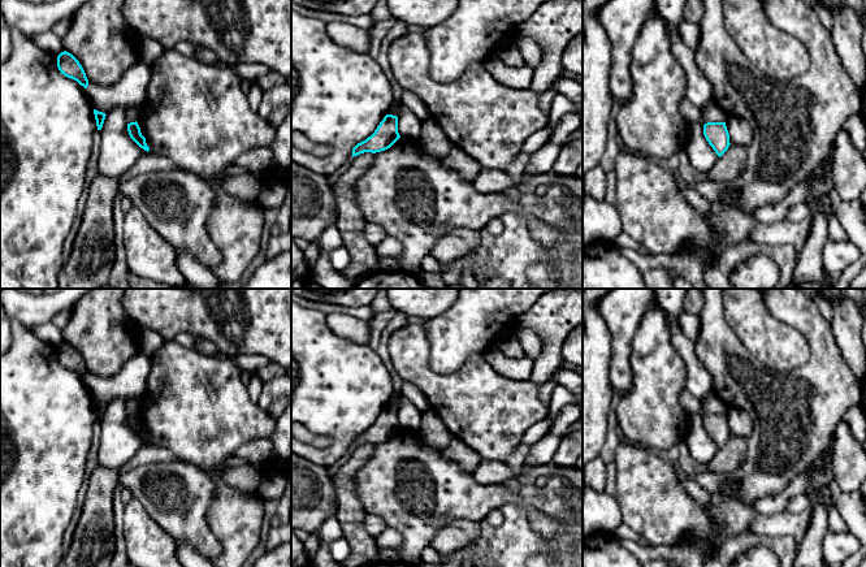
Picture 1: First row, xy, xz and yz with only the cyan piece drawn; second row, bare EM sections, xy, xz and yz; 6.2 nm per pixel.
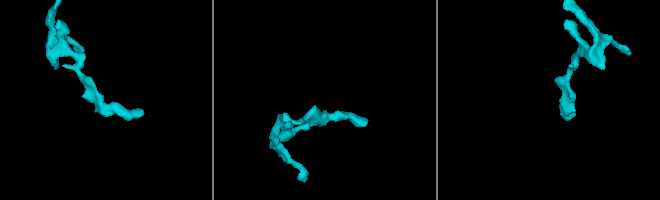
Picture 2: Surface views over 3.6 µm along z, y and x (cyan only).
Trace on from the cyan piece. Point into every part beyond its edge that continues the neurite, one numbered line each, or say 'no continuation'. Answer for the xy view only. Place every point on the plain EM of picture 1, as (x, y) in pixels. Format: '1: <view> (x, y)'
no continuation

